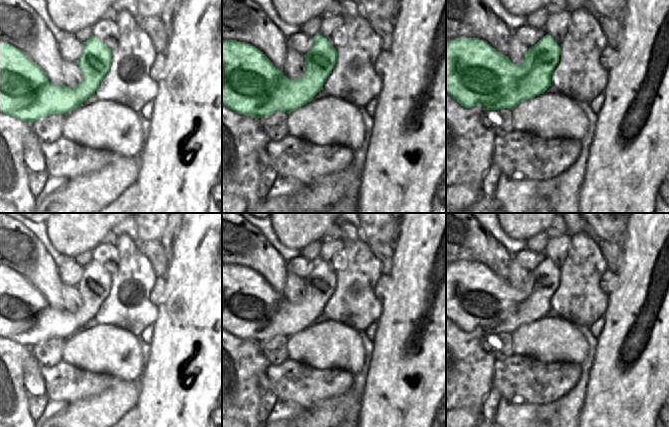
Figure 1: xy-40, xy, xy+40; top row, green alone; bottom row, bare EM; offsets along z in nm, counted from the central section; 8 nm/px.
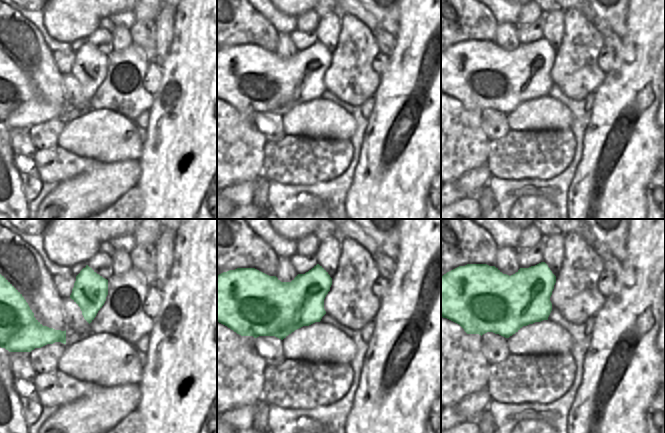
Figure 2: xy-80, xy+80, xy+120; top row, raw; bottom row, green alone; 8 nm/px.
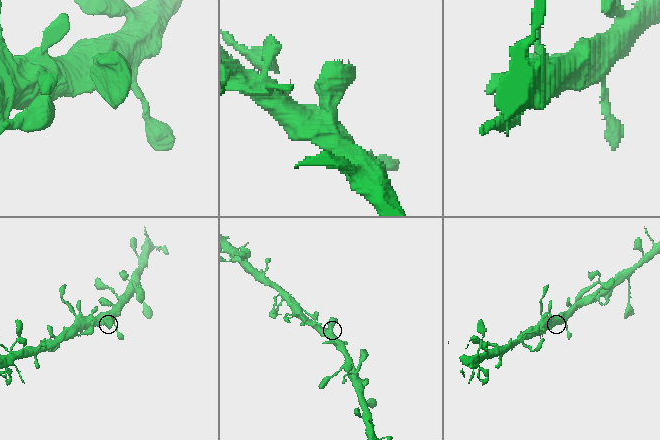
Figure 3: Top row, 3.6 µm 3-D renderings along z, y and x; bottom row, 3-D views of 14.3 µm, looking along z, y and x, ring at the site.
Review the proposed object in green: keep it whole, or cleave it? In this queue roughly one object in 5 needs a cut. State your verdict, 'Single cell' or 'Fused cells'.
Single cell.

